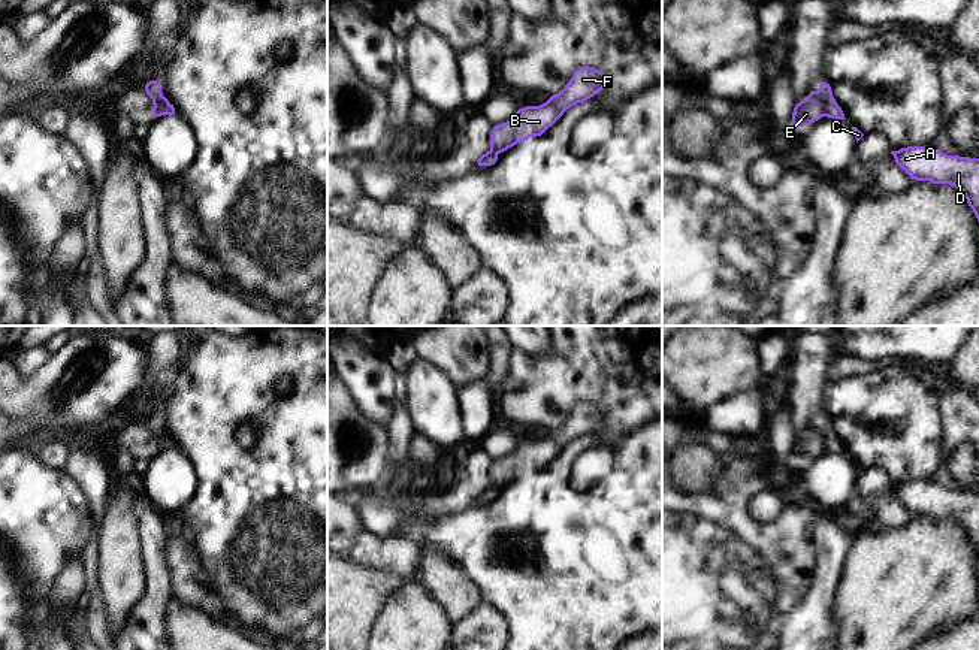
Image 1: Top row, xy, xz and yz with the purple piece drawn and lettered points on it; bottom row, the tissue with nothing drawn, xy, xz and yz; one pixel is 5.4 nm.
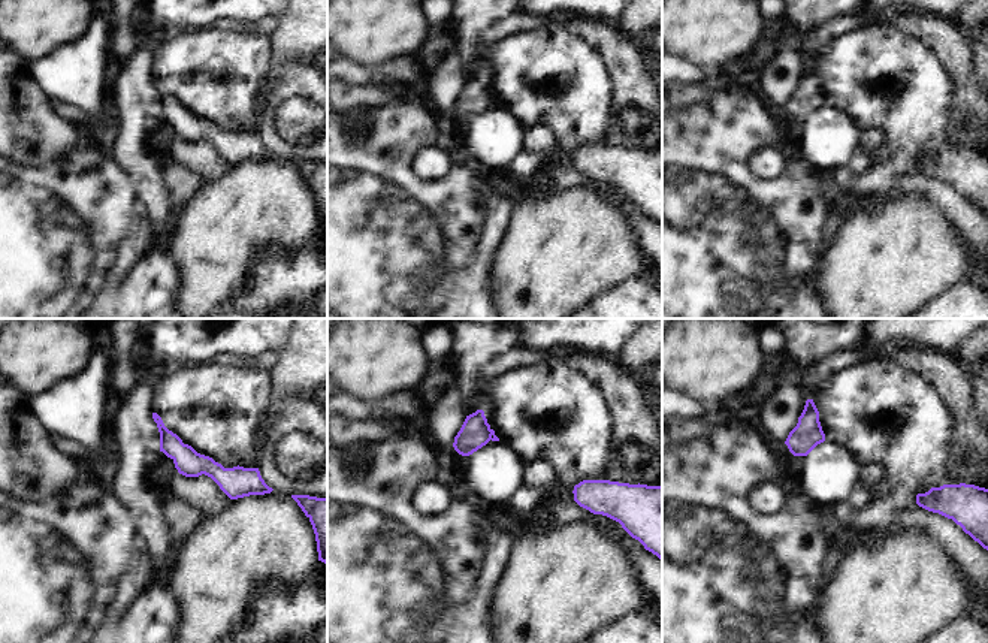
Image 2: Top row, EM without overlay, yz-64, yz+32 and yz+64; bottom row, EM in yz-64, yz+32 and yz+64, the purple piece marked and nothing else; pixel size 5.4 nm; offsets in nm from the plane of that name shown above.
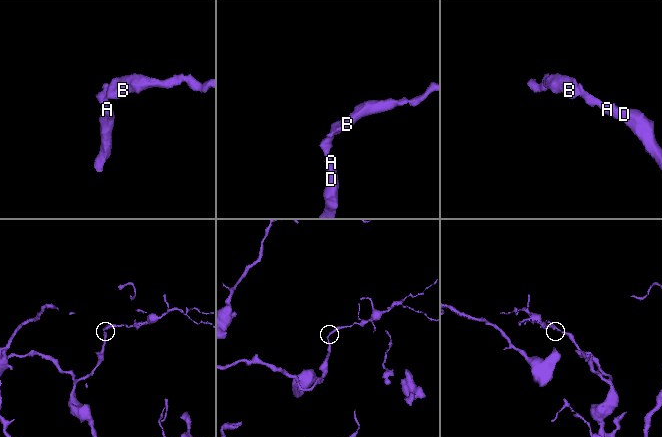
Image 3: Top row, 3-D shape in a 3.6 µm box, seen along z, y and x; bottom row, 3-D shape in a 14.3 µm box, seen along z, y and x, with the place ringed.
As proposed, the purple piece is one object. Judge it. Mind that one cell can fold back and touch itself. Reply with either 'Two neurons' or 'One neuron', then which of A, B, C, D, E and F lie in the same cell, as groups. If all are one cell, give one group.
Two neurons. Groups: A C D / B E F

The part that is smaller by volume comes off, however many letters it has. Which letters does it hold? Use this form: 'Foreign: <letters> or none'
Foreign: B, E, F

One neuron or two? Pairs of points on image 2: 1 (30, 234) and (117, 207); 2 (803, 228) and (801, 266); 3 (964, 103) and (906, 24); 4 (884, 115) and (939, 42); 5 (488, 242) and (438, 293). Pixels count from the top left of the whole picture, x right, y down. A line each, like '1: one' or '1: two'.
1: one
2: one
3: one
4: two
5: two

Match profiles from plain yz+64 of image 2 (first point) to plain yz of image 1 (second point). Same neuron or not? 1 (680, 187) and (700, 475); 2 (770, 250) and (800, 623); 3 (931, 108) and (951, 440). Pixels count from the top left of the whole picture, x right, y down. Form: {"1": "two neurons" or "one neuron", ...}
{"1": "two neurons", "2": "two neurons", "3": "two neurons"}

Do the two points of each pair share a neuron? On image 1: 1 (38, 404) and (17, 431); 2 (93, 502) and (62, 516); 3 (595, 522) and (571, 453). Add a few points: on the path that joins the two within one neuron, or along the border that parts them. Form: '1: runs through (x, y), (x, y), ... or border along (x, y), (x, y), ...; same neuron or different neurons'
1: border along (30, 387), (48, 402), (47, 429); different neurons
2: border along (68, 475), (94, 523), (87, 541); different neurons
3: runs through (579, 505), (562, 489), (562, 469); same neuron

